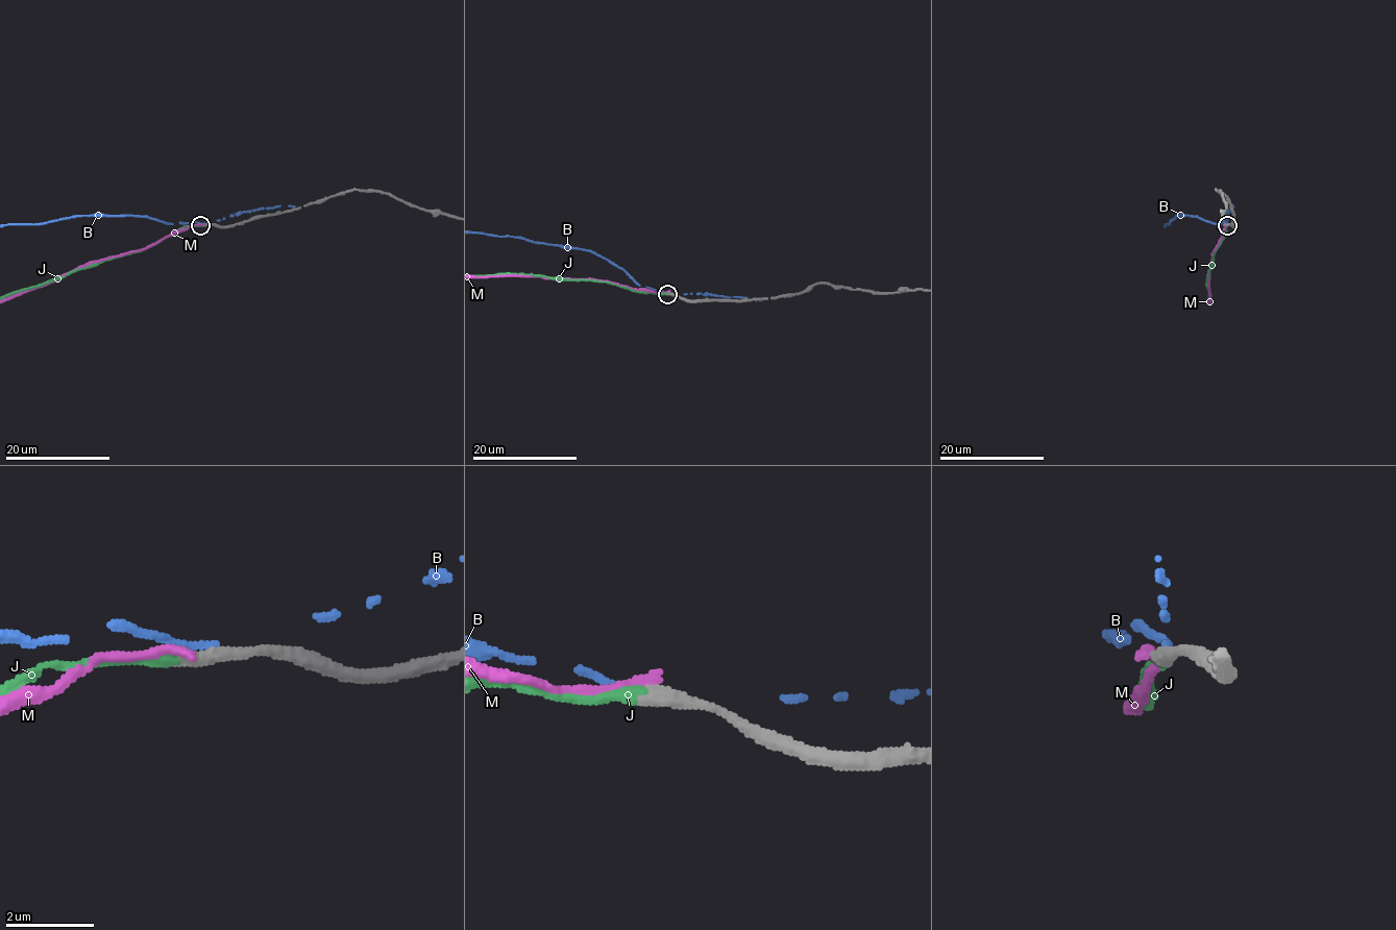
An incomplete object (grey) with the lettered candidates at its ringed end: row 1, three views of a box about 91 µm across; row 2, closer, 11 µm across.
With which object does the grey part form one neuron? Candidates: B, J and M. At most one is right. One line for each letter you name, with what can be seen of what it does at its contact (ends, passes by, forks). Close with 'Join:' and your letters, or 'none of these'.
J: it ends
Join: J

